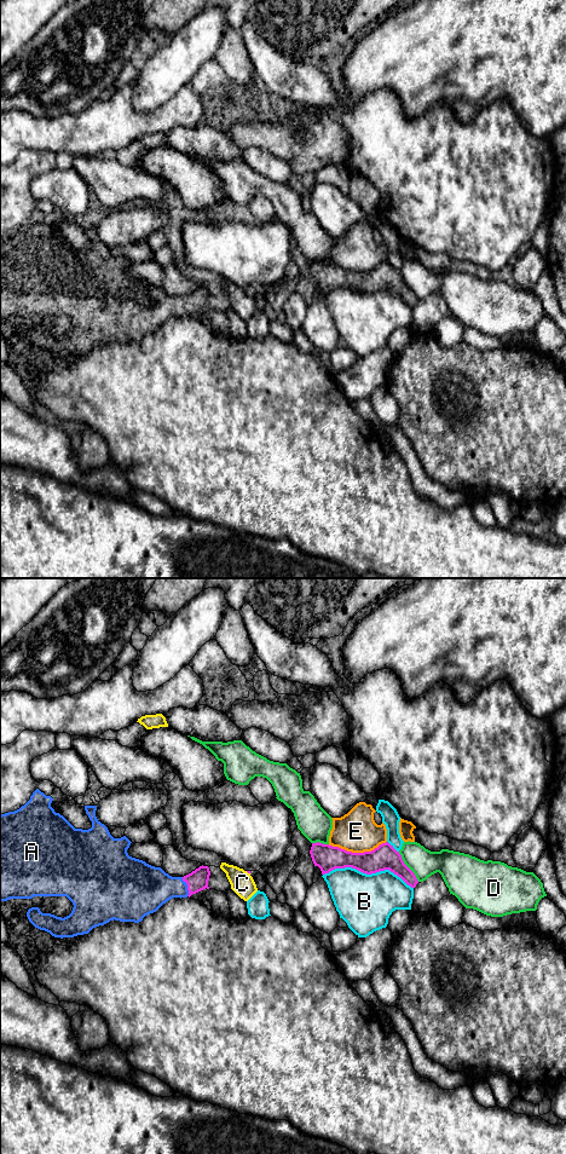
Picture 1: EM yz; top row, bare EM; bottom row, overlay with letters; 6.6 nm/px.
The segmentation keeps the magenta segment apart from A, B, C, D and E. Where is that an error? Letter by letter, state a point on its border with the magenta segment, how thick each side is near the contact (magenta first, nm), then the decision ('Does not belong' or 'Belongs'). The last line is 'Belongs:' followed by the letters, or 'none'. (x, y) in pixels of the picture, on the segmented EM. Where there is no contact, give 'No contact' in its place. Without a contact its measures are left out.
A: Touches magenta at yz (188, 887). Thickness 140 nm (magenta) against 280 nm. Belongs
B: Touches magenta at yz (368, 873). Thickness 170 nm (magenta) against 360 nm. Does not belong
C: Touches magenta at yz (248, 872). Thickness 20 nm (magenta) against 160 nm. Does not belong
D: Touches magenta at yz (406, 866). Thickness 170 nm (magenta) against 190 nm. Does not belong
E: Touches magenta at yz (357, 853). Thickness 170 nm (magenta) against 280 nm. Does not belong
Belongs: A

